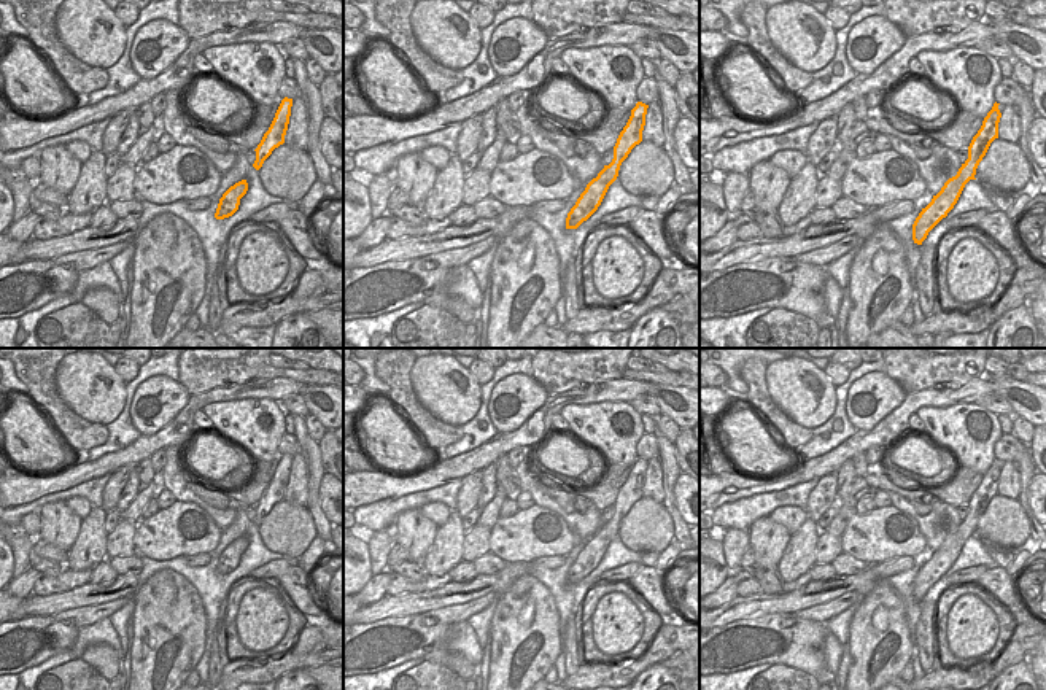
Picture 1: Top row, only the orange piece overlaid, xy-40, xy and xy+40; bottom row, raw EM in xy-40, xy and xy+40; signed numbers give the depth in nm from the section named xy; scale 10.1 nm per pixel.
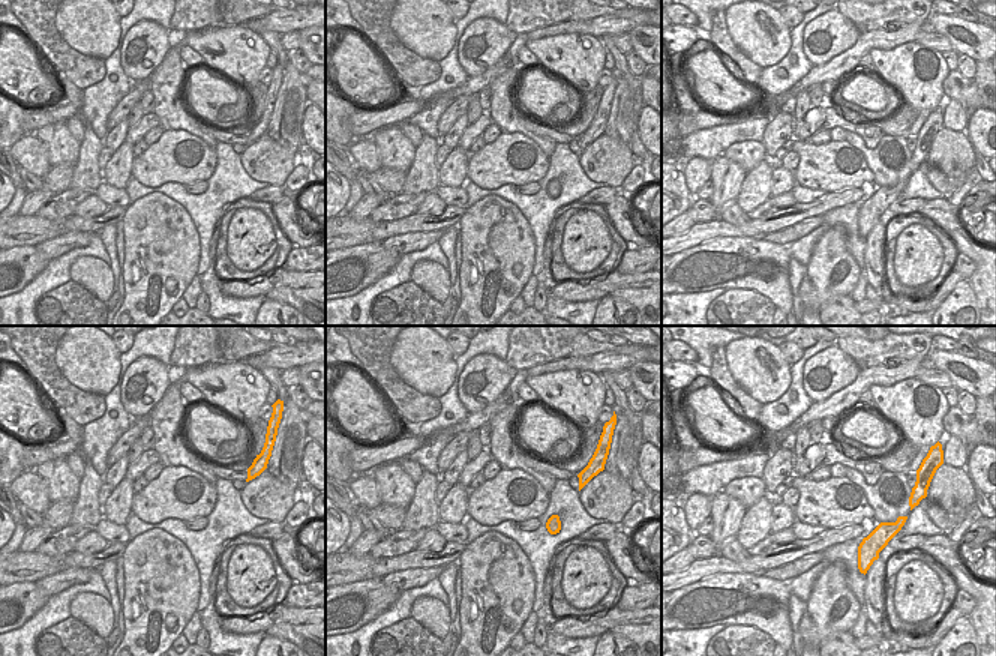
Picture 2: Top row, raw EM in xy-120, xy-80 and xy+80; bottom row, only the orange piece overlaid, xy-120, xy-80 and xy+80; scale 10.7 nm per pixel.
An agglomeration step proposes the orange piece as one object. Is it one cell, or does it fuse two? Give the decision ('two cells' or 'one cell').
one cell

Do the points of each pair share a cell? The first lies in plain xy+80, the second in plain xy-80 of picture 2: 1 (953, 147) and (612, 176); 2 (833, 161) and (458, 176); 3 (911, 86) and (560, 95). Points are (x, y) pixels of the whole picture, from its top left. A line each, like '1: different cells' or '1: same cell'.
1: same cell
2: different cells
3: different cells

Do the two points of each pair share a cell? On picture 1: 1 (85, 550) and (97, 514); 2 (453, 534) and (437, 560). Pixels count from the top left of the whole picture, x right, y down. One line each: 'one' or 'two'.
1: one
2: one

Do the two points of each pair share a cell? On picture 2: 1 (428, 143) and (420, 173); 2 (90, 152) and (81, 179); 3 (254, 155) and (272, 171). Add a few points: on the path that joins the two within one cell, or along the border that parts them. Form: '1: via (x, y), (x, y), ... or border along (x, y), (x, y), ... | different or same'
1: via (426, 150), (423, 165) | same
2: via (87, 158), (86, 173) | same
3: via (258, 159), (267, 167) | same

